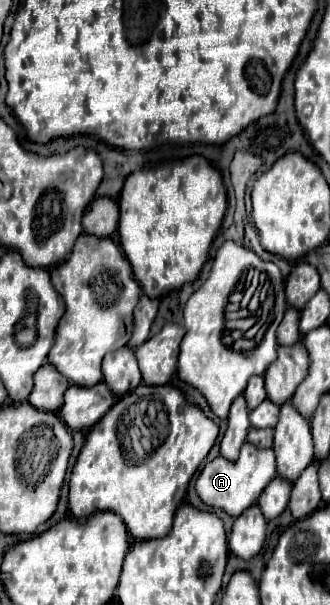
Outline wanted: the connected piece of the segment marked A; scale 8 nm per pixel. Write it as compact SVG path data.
M244 444L240 450L240 456L236 462L230 462L222 456L218 456L216 460L212 460L210 464L204 466L204 470L200 472L198 480L196 480L196 490L200 494L200 498L206 504L218 506L222 510L226 510L230 516L242 514L242 510L246 510L248 506L256 504L260 492L268 486L268 482L276 476L276 458L274 458L274 450L266 448L260 450L252 444Z

